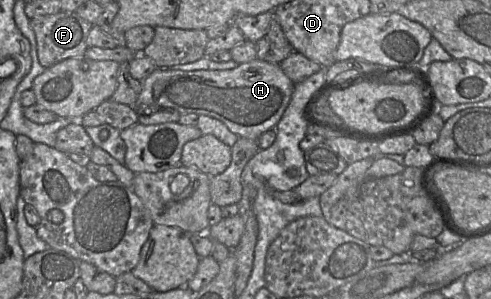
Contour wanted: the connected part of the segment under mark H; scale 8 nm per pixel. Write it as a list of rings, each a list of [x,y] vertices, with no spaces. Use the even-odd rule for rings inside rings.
[[[259,59],[238,64],[237,67],[228,70],[181,71],[156,68],[142,81],[142,90],[137,98],[136,106],[173,108],[180,114],[193,113],[210,116],[224,123],[239,137],[258,139],[264,132],[276,127],[289,105],[294,87],[295,84],[286,76],[279,64]]]

